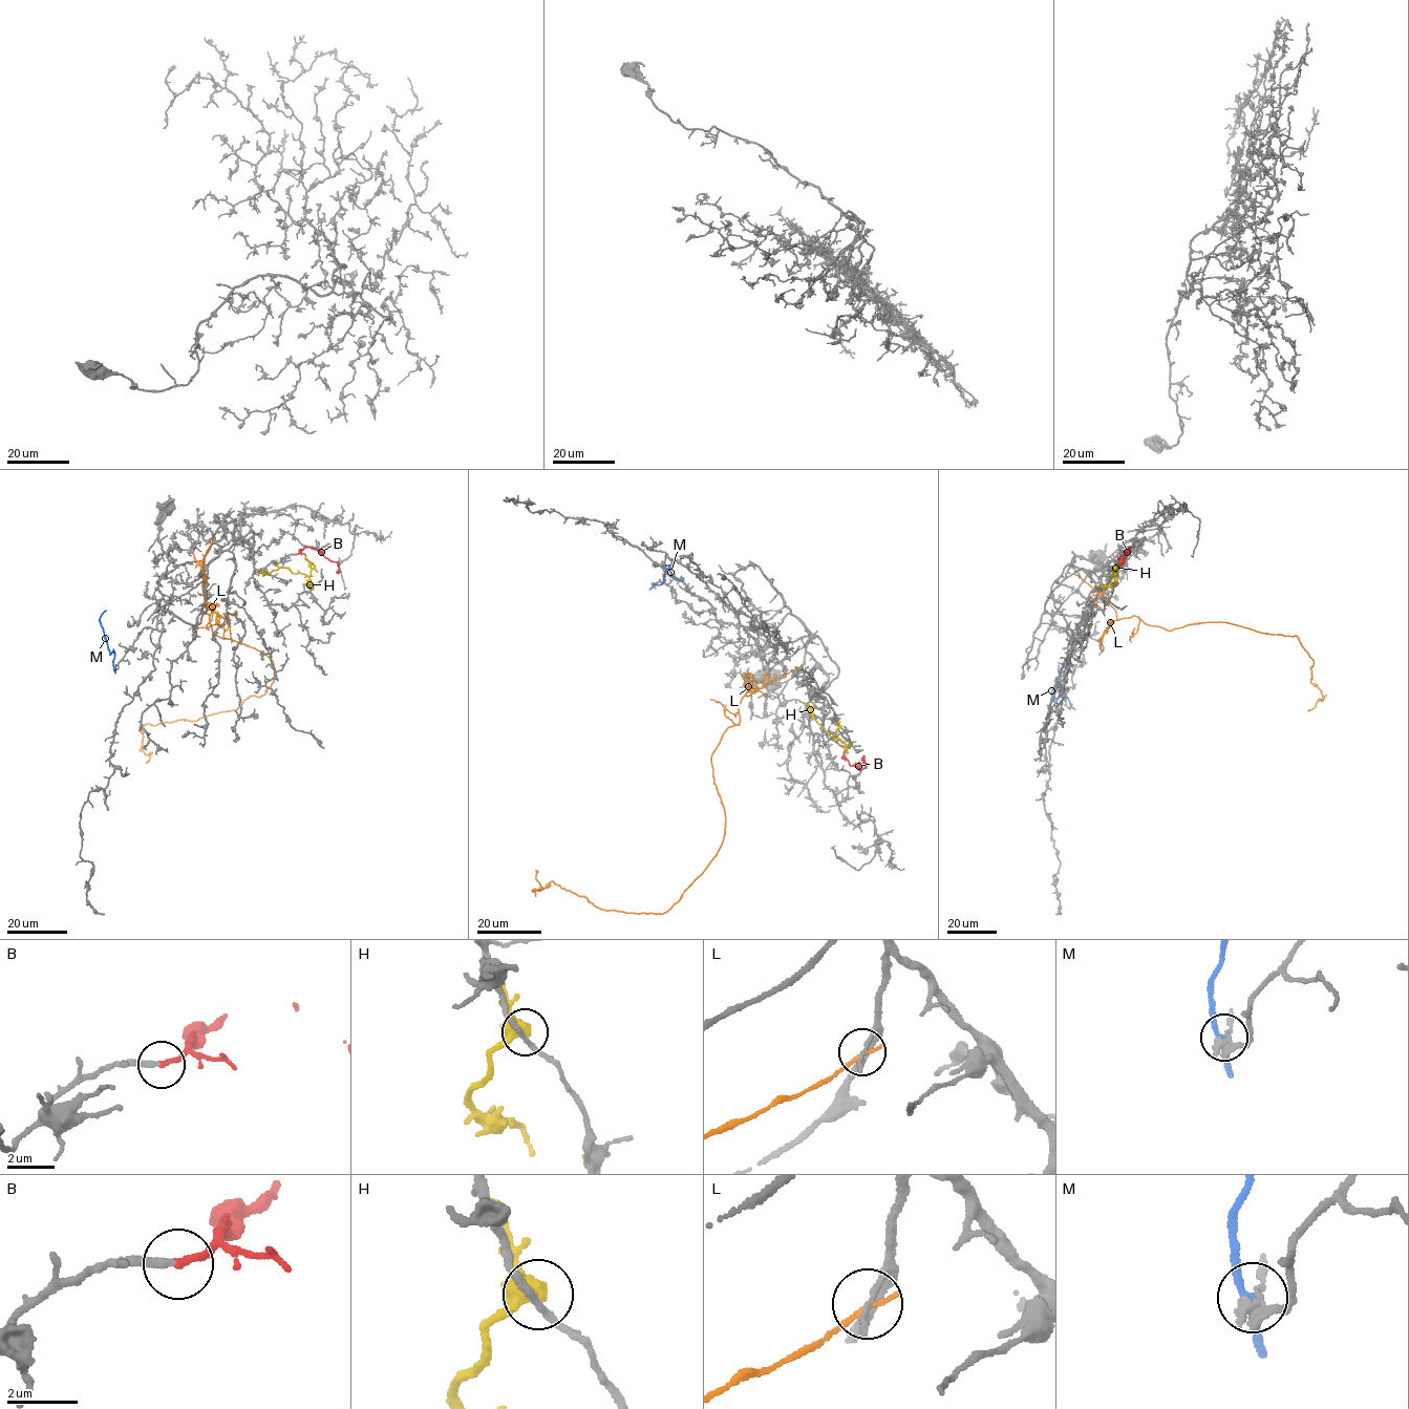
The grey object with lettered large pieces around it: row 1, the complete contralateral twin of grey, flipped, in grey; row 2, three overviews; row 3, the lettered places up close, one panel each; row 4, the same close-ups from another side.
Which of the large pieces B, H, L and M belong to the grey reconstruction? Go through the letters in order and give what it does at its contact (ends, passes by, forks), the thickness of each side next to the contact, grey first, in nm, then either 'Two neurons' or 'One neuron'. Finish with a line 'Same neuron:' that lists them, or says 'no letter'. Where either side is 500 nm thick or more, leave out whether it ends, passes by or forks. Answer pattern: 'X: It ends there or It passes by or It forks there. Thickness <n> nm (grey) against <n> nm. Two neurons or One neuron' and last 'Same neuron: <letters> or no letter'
B: It ends there. Thickness 220 nm (grey) against 200 nm. One neuron
H: It passes by. Thickness 200 nm (grey) against 400 nm. Two neurons
L: It ends there. Thickness 150 nm (grey) against 160 nm. Two neurons
M: It passes by. Thickness 320 nm (grey) against 200 nm. Two neurons
Same neuron: B

